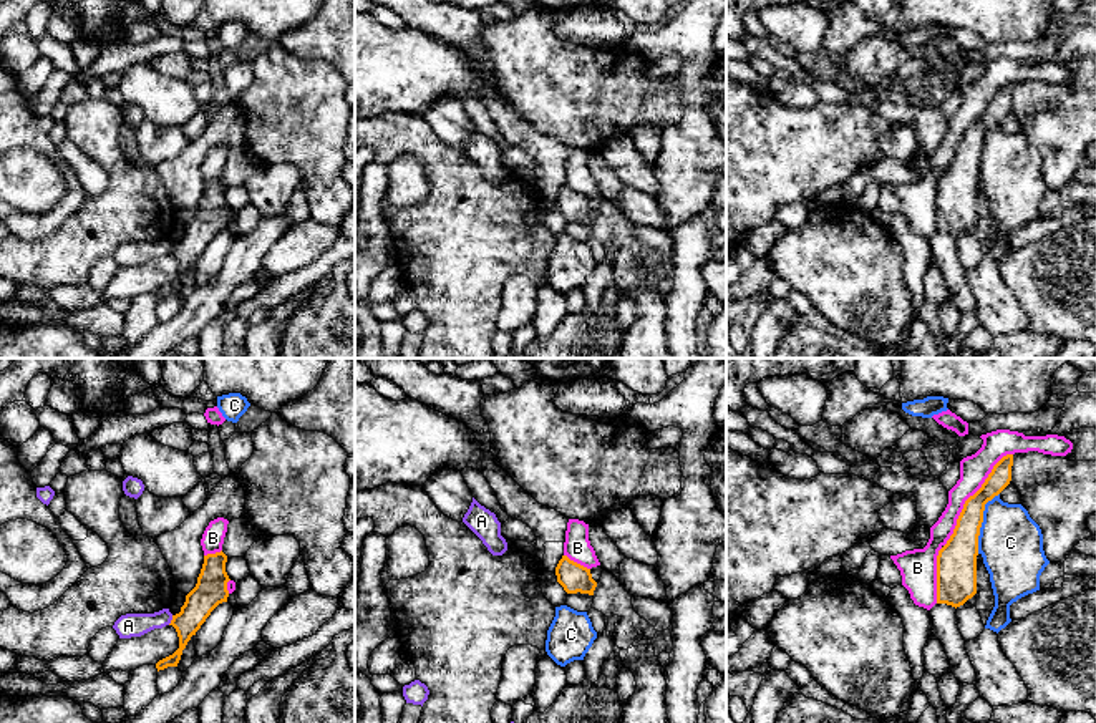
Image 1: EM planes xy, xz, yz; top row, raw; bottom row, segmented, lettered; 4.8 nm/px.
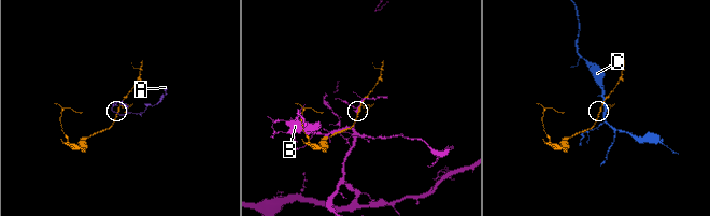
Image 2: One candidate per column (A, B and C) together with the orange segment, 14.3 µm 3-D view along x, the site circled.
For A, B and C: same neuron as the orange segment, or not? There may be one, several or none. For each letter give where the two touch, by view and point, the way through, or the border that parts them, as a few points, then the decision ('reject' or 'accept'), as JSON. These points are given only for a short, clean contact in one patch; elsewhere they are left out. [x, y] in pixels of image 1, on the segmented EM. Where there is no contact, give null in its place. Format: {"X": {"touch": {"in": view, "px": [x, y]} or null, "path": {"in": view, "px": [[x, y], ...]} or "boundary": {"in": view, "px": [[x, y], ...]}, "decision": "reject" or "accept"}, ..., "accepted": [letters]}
{"A": {"touch": {"in": "xy", "px": [171, 621]}, "boundary": {"in": "xy", "px": [[173, 616], [168, 624]]}, "decision": "reject"}, "B": {"touch": {"in": "yz", "px": [955, 526]}, "decision": "reject"}, "C": {"touch": {"in": "yz", "px": [982, 521]}, "decision": "reject"}, "accepted": []}

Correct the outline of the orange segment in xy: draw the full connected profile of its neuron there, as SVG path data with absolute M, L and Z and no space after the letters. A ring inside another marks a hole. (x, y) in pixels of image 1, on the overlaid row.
M221 551L204 556L204 564L196 587L186 595L181 612L172 615L172 625L179 637L179 648L156 663L158 672L167 667L177 667L182 650L192 635L201 628L211 612L222 602L227 602L230 580L226 572L227 556Z

